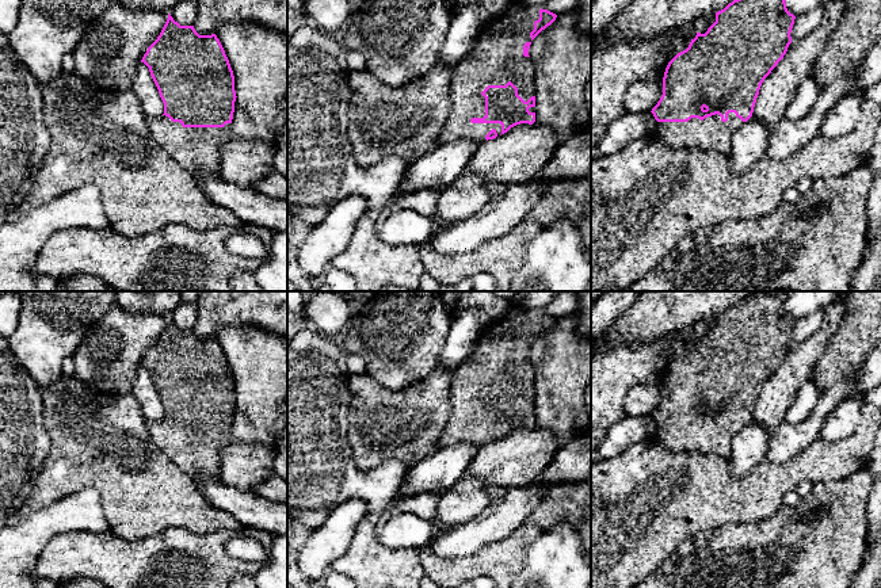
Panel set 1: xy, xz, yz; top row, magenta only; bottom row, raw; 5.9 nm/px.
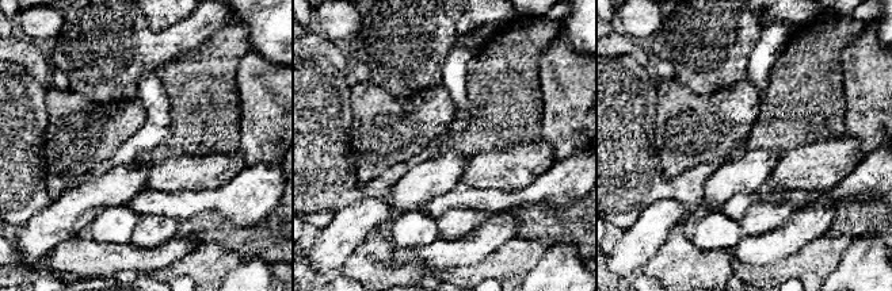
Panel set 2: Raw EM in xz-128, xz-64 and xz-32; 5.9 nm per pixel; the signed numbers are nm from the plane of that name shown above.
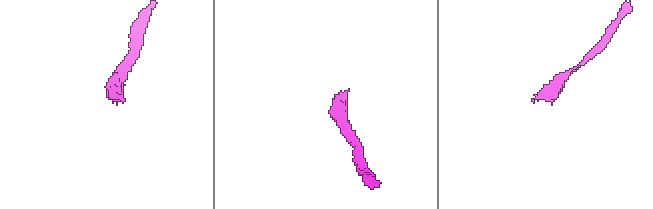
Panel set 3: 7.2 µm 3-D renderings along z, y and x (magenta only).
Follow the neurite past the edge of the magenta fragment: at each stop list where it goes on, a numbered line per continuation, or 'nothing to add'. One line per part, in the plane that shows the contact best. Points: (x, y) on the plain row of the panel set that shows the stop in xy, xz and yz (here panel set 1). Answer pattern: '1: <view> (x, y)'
1: xz (496, 361)

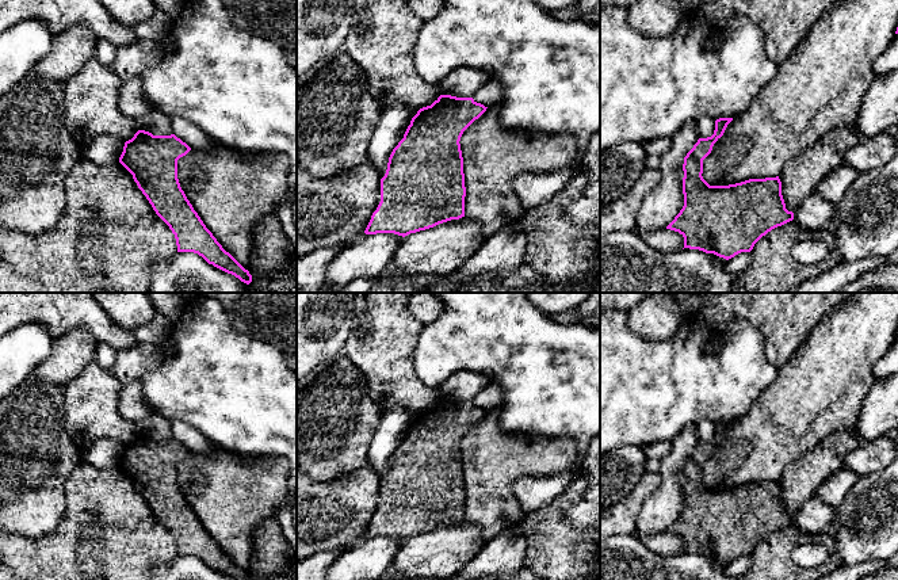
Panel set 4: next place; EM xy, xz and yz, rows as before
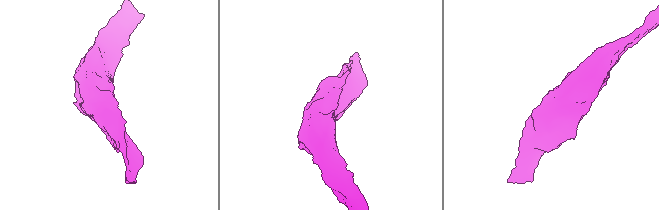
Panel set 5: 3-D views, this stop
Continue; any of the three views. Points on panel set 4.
nothing to add

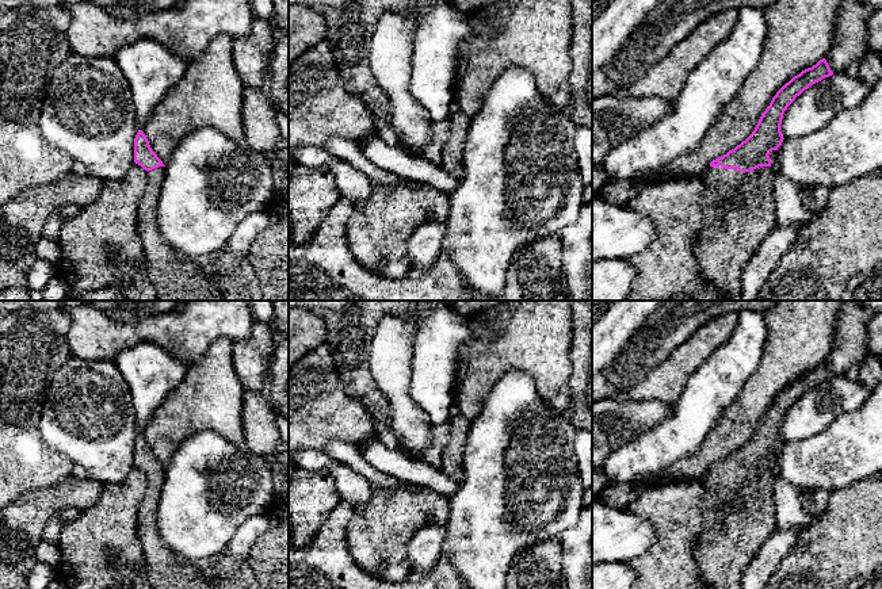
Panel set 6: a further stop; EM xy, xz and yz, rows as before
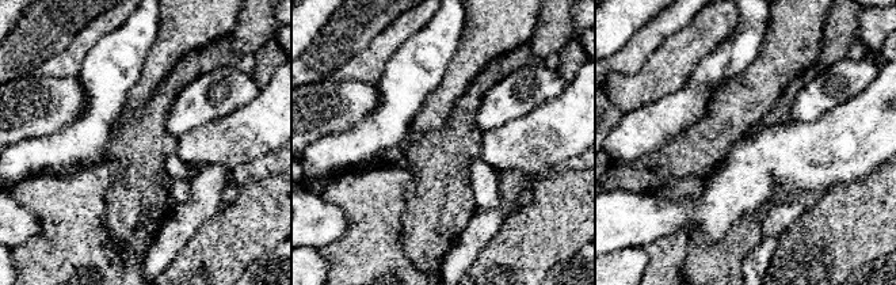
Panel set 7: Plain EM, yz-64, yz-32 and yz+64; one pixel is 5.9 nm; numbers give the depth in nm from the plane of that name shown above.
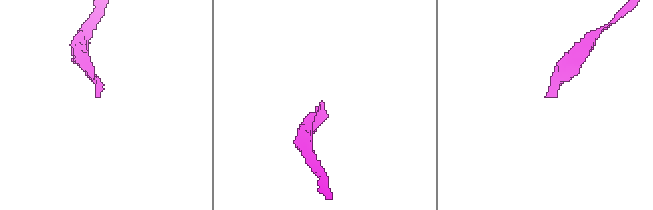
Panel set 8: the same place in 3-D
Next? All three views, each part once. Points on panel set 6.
1: yz (725, 547)

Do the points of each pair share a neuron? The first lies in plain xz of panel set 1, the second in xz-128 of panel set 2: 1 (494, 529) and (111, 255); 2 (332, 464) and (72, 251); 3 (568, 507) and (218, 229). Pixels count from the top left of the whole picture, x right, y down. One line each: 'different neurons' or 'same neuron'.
1: same neuron
2: different neurons
3: same neuron

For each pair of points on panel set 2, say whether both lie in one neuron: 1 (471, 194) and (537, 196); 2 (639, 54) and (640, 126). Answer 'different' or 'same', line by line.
1: same
2: different

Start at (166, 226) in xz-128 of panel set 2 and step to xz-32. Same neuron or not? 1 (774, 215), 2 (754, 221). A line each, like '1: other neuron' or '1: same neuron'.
1: same neuron
2: same neuron

